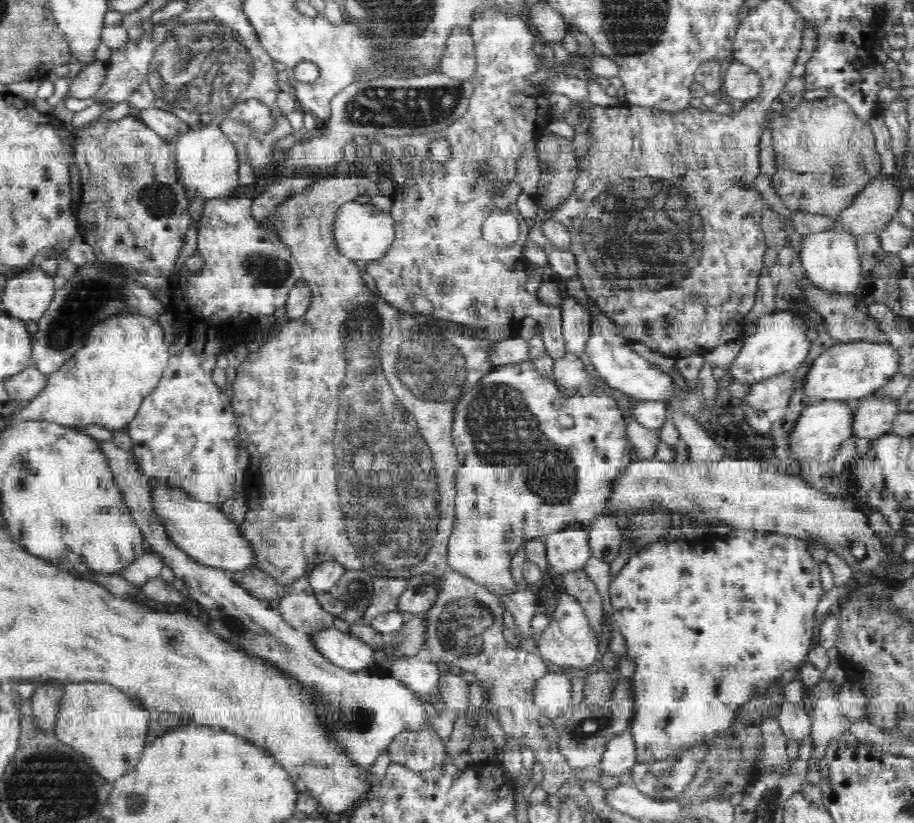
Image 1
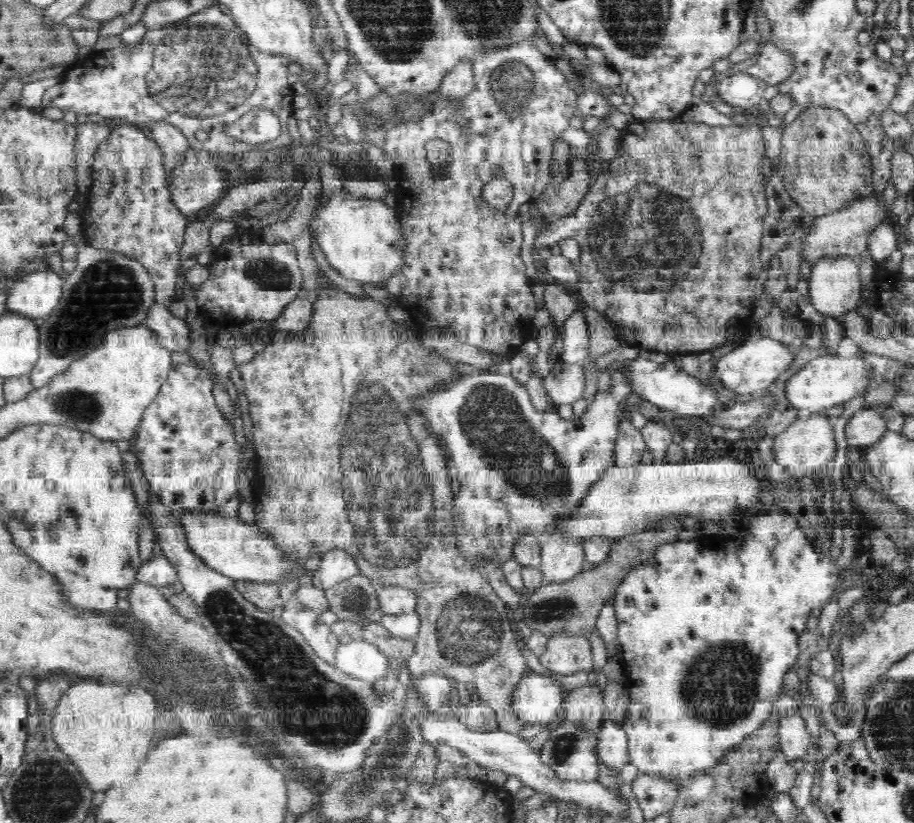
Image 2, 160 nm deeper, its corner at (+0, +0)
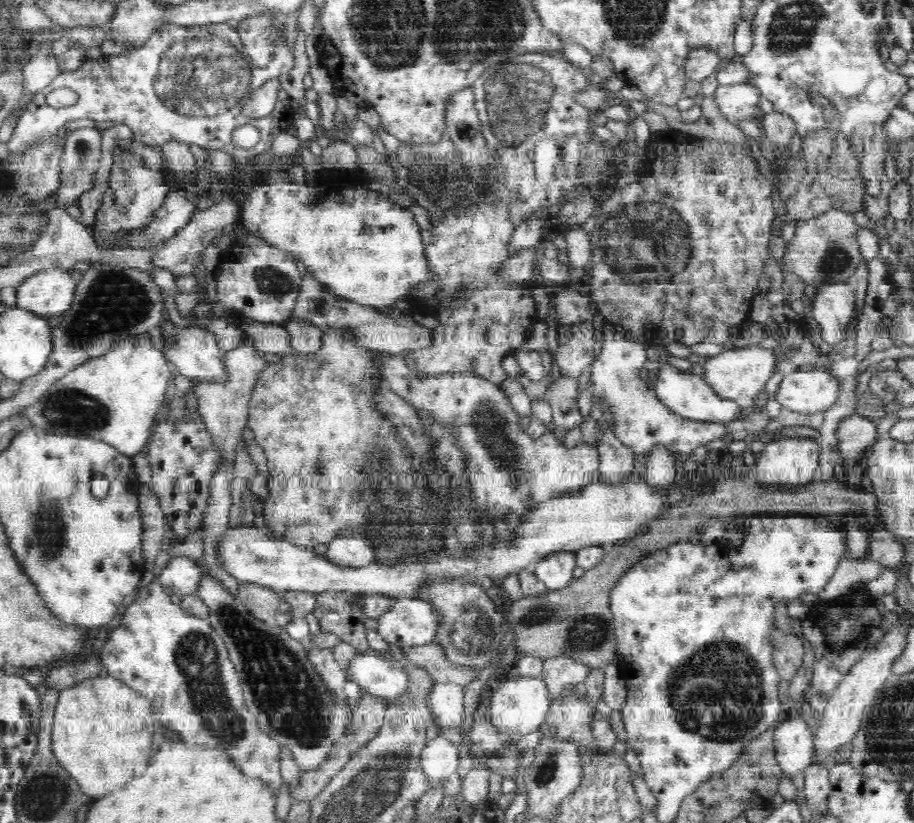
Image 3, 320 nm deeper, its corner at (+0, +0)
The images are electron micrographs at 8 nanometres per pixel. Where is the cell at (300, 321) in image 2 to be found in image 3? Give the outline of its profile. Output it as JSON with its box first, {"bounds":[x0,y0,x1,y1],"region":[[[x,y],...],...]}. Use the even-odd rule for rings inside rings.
{"bounds":[281,314,323,352],"region":[[[292,314],[281,324],[289,335],[290,347],[299,352],[316,352],[321,346],[323,330],[310,319],[302,319]]]}

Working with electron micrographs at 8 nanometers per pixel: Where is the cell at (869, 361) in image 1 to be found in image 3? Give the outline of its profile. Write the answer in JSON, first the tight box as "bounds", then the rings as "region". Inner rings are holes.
{"bounds":[775,366,842,414],"region":[[[802,366],[800,370],[787,370],[775,398],[790,410],[816,414],[836,404],[841,386],[842,382],[827,372],[827,368]]]}

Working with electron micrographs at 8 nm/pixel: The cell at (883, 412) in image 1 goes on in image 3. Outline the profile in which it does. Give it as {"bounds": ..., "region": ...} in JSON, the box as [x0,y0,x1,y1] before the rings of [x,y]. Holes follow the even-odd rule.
{"bounds":[837,413,879,460],"region":[[[858,413],[842,420],[837,433],[844,460],[860,459],[877,442],[879,433],[876,425],[876,420]]]}

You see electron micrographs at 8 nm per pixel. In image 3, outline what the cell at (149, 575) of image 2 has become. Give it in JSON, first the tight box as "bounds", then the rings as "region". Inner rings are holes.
{"bounds":[147,556,198,594],"region":[[[185,556],[172,557],[160,570],[158,577],[147,579],[157,582],[164,588],[171,588],[173,593],[195,594],[194,588],[198,583],[198,567]]]}

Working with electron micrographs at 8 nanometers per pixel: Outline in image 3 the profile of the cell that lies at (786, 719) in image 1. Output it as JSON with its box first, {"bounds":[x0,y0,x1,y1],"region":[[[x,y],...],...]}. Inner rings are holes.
{"bounds":[776,720,815,777],"region":[[[803,720],[779,723],[776,727],[776,756],[781,769],[792,777],[812,762],[815,752],[812,731]]]}

